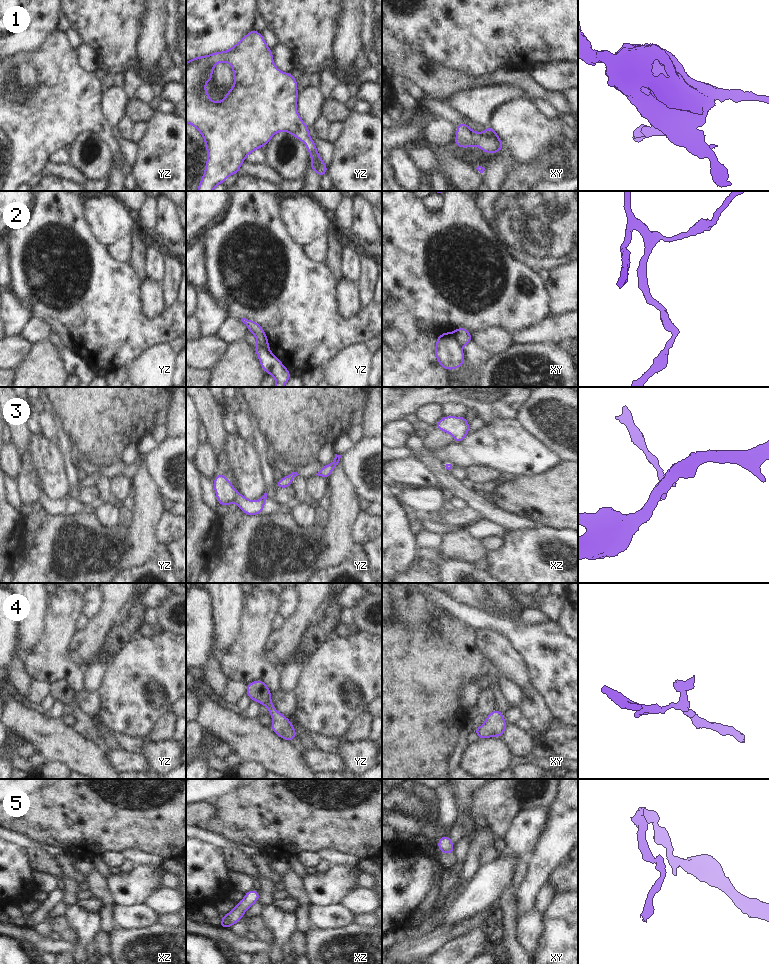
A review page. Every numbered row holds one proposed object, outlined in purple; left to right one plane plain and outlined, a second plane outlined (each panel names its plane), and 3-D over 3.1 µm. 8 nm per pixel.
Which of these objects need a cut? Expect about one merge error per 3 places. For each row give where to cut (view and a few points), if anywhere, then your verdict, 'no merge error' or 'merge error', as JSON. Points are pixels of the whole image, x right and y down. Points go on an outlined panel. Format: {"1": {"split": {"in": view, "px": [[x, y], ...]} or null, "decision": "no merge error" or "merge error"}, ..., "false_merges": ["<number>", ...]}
{"1": {"split": null, "decision": "no merge error"}, "2": {"split": {"in": "xy", "px": [[452, 333], [461, 348]]}, "decision": "merge error"}, "3": {"split": null, "decision": "no merge error"}, "4": {"split": null, "decision": "no merge error"}, "5": {"split": null, "decision": "no merge error"}, "false_merges": ["2"]}

